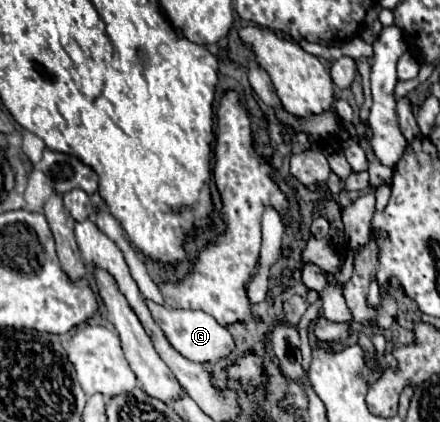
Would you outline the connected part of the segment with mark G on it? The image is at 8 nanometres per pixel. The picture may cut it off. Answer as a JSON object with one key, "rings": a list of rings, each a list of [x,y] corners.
{"rings":[[[147,301],[155,321],[161,325],[165,337],[169,339],[169,343],[187,359],[195,361],[195,363],[217,363],[221,359],[227,359],[231,355],[231,351],[235,349],[235,339],[231,337],[231,333],[221,327],[211,315],[203,313],[203,311],[179,311],[179,309],[167,309],[161,305],[155,305],[153,301]]]}

